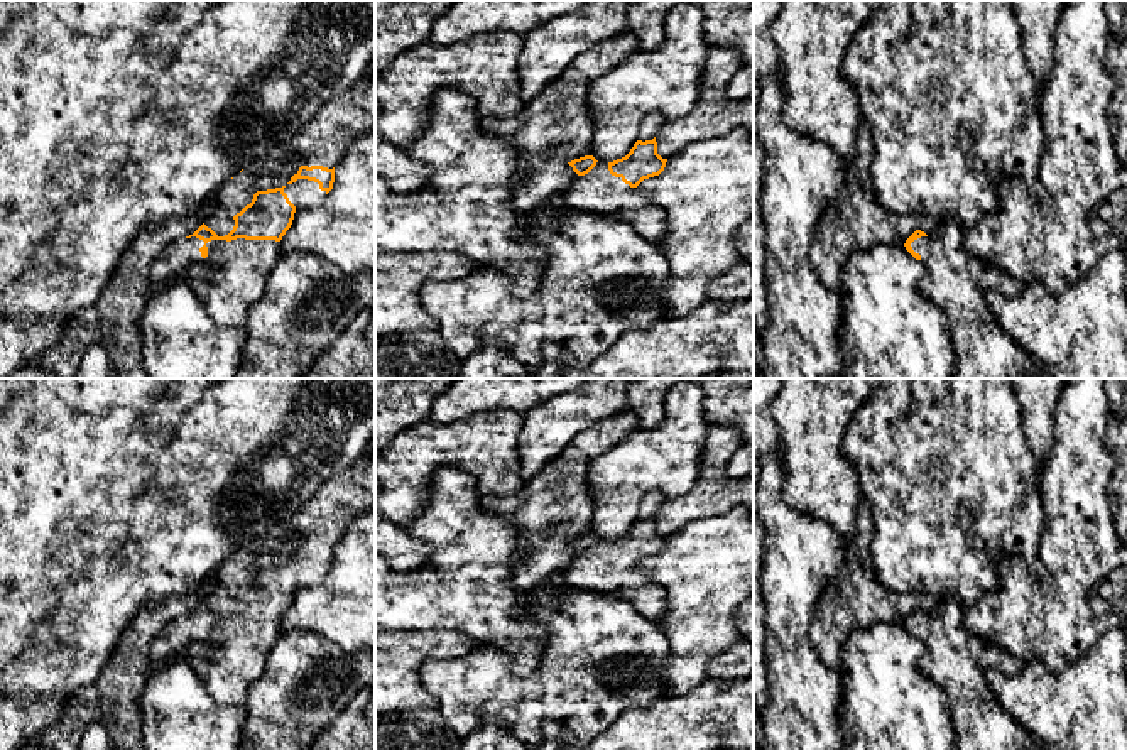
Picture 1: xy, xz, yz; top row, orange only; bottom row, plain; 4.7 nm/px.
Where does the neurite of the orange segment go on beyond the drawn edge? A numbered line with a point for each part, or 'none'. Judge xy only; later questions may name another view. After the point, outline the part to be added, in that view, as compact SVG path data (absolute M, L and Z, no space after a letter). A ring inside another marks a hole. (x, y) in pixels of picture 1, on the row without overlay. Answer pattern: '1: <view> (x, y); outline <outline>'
1: xy (325, 519); outline M360 456L348 471L324 481L318 493L287 520L274 527L265 537L250 541L226 559L213 573L216 584L204 603L218 615L228 613L235 605L233 595L250 583L257 571L255 556L274 549L291 530L302 535L301 544L333 547L360 514L373 508L375 458Z
2: xy (301, 571); outline M297 557L292 562L286 562L284 571L296 588L318 584L326 576L326 569L321 569L318 561L308 557Z
3: xy (244, 644); outline M191 615L181 617L166 625L150 645L150 672L149 676L169 662L182 655L193 640L215 642L216 652L211 655L193 657L191 666L201 677L210 696L220 704L245 704L250 686L262 676L267 655L280 635L280 623L275 618L245 618L237 617L203 618Z

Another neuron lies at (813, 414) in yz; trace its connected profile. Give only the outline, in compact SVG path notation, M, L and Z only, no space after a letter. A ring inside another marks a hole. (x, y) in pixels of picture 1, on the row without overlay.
M786 378L772 400L787 466L782 497L789 507L831 524L843 544L855 535L863 498L858 475L843 454L843 439L850 421L875 392L887 394L887 402L899 417L912 402L911 378Z

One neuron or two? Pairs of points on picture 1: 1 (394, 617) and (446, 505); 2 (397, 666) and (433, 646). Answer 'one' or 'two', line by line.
1: one
2: one

